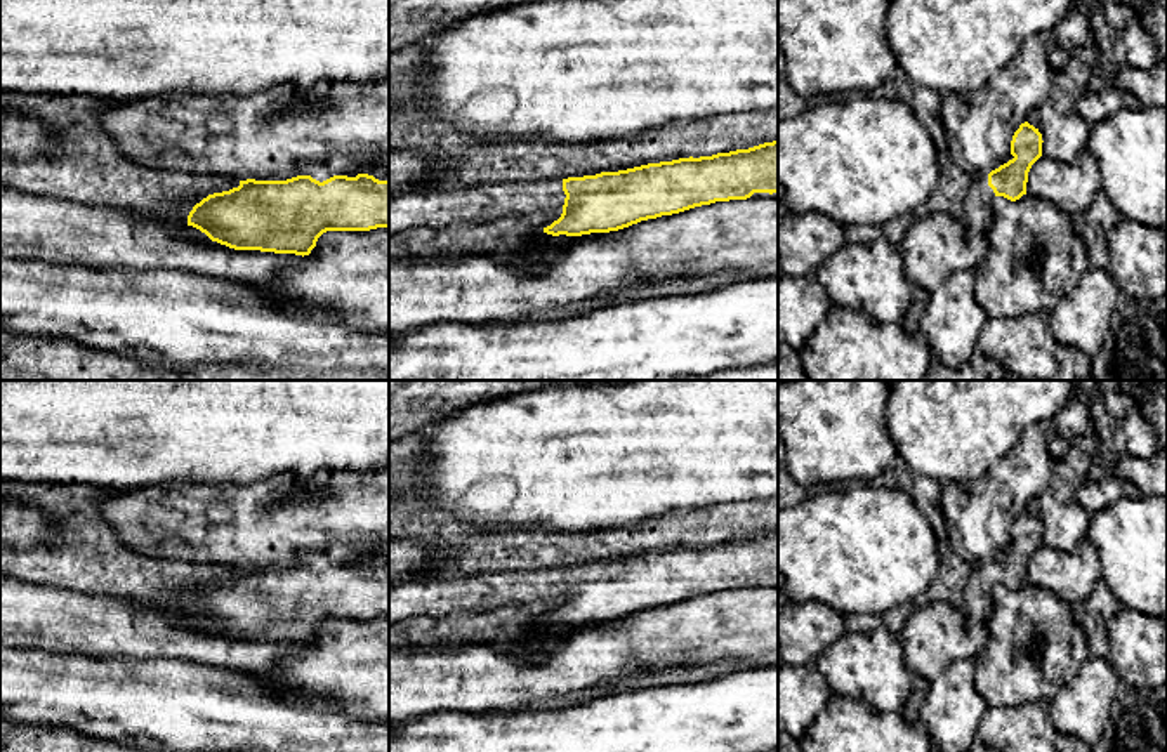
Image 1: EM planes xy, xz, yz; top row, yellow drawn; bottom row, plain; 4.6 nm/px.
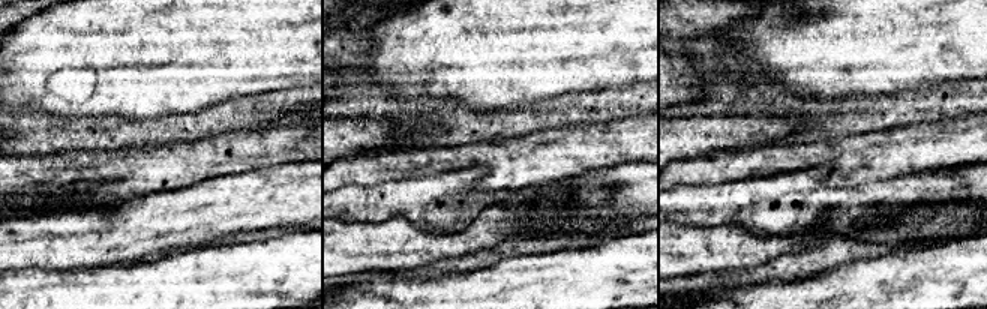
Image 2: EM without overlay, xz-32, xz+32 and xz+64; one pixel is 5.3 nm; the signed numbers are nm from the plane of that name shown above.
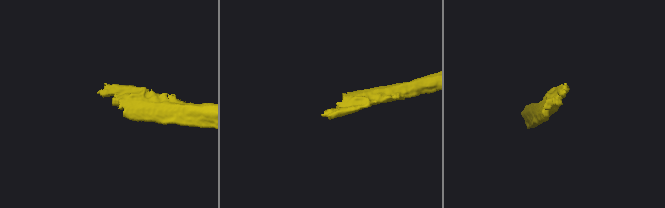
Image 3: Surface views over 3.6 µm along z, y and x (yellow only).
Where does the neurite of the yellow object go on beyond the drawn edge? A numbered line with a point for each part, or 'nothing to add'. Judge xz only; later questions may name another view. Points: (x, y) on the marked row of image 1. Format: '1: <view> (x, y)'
1: xz (414, 209)

